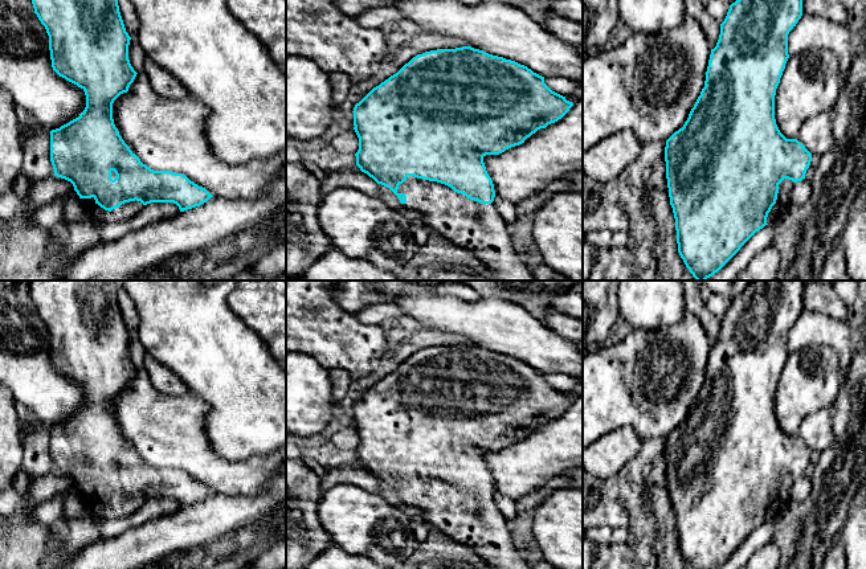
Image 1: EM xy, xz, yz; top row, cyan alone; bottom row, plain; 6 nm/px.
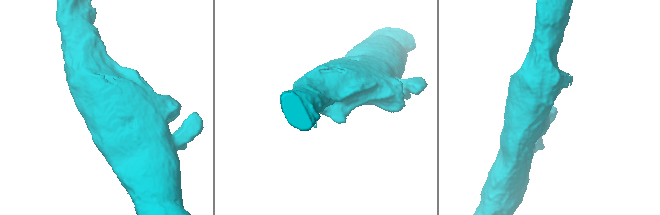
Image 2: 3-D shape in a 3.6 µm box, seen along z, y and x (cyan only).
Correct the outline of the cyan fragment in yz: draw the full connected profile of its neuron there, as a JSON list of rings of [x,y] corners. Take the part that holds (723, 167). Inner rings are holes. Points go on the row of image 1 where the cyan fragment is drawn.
[[[736,0],[732,3],[724,21],[720,24],[720,34],[716,46],[711,49],[704,87],[683,127],[666,140],[666,179],[670,205],[675,218],[678,253],[697,281],[706,281],[718,273],[756,232],[768,224],[773,224],[784,213],[788,205],[792,204],[791,192],[793,187],[797,181],[805,179],[806,169],[810,165],[812,153],[797,139],[787,139],[780,132],[775,119],[776,89],[789,58],[788,34],[796,26],[801,16],[802,0]]]

